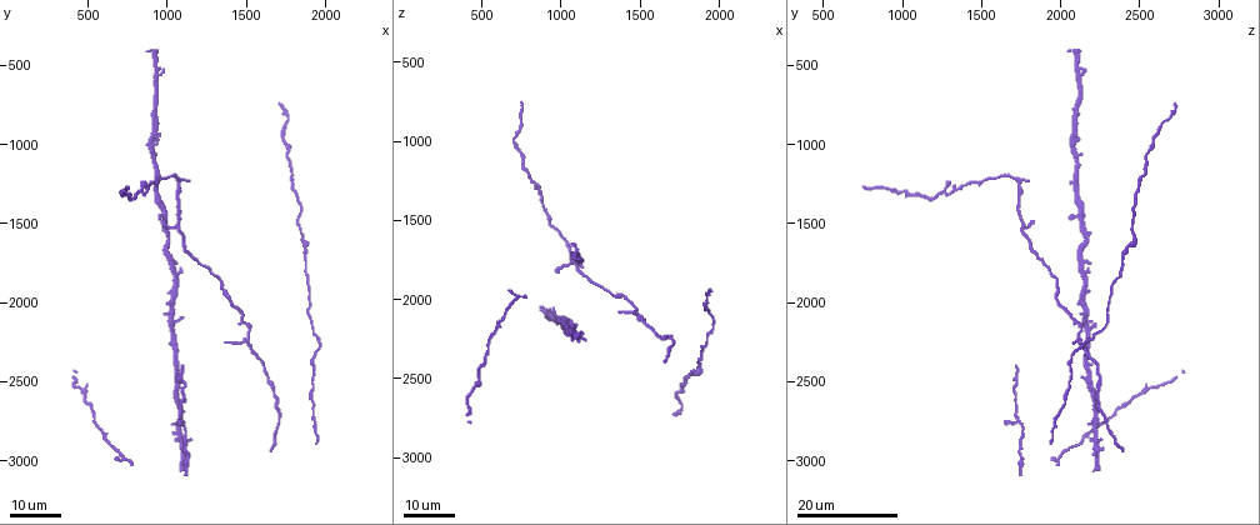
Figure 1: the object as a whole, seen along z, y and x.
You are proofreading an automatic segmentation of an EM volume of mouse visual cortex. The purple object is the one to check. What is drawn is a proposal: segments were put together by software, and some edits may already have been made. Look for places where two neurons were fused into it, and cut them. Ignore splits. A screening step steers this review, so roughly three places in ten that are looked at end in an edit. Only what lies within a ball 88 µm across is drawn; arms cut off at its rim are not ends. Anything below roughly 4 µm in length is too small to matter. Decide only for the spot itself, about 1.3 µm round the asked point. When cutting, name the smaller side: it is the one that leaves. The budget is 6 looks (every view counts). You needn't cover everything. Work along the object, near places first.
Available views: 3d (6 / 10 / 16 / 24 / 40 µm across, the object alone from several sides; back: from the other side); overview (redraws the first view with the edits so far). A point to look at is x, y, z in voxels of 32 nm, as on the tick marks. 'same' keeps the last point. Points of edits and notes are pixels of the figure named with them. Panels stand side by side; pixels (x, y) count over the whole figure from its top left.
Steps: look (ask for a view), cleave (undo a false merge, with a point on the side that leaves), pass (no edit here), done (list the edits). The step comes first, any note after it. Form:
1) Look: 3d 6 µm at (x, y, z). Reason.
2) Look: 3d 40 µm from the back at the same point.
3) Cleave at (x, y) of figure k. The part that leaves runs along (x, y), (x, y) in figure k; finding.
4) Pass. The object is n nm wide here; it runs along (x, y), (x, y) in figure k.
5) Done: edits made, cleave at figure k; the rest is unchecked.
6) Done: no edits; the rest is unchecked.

Look: 3d 24 µm at (1100, 2860, 2220). Four-way junction.

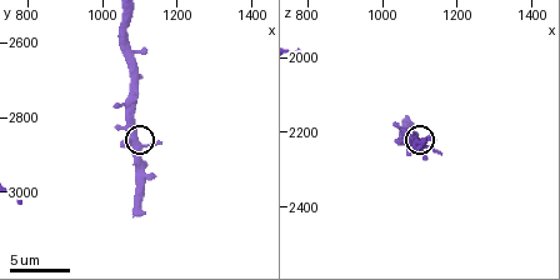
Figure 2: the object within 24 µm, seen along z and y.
Look: 3d 6 µm at the same point. Closer look.

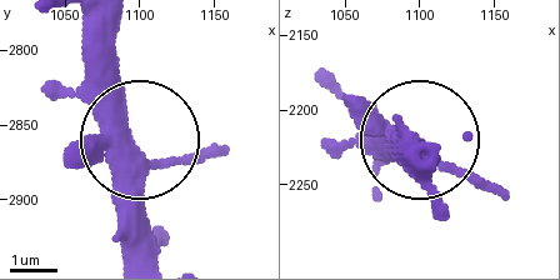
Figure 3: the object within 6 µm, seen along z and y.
Look: 3d 6 µm from the back at (1080, 2874, 2220).

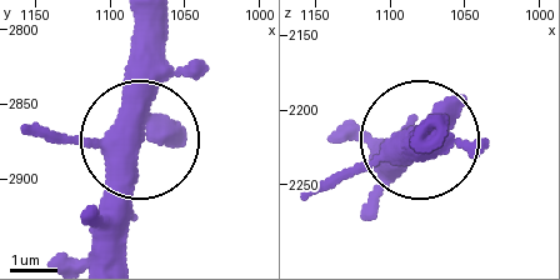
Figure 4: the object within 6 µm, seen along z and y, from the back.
Pass. 4 arms meet here; it runs along (145, 23), (145, 130), (121, 250) in figure 4; one neuron here.

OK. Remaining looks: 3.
Look: 3d 24 µm at (1040, 1500, 1760). Branch point.

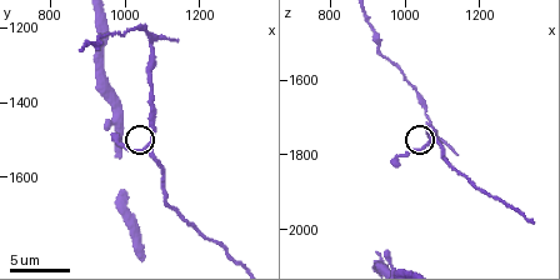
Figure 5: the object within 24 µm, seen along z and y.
Look: 3d 10 µm at (1060, 1520, 1780).

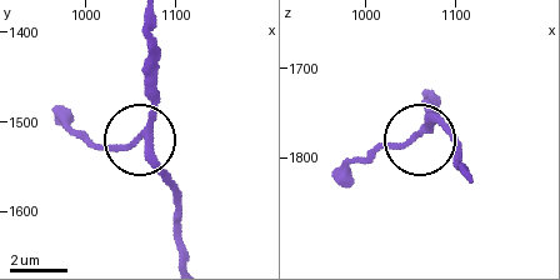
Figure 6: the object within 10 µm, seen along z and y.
Pass. 3 arms meet here; it runs along (183, 258), (183, 200), (144, 136), (154, 81) in figure 6; continuous, no second neuron.

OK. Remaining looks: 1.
Done: no edits; the rest is unchecked.

